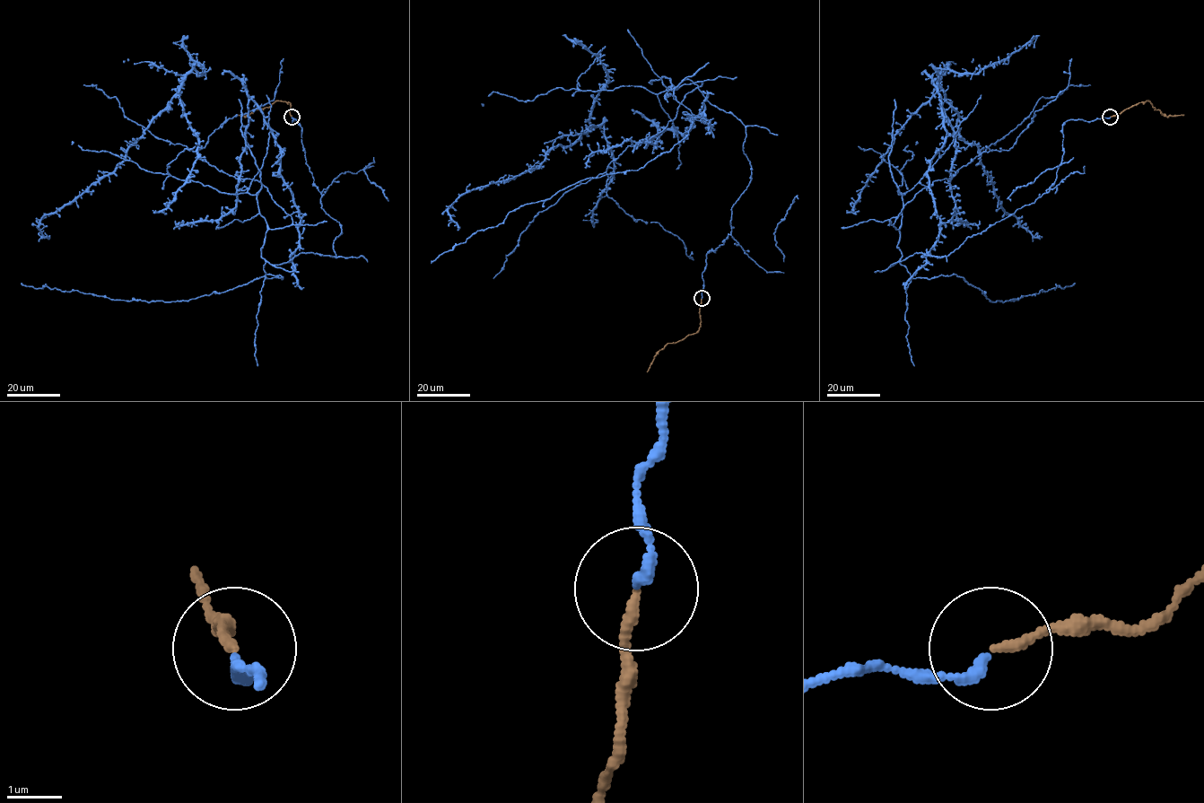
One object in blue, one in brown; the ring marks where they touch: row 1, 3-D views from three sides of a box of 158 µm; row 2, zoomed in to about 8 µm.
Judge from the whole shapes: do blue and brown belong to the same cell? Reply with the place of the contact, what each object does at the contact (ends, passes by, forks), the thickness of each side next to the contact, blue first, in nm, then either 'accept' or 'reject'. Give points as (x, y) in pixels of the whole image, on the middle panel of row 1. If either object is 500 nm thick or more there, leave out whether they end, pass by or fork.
at (702, 298); blue ends there; brown ends there; 200 nm thick on the blue side, 170 nm on the other; accept

